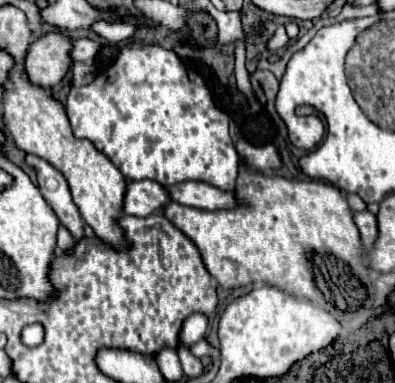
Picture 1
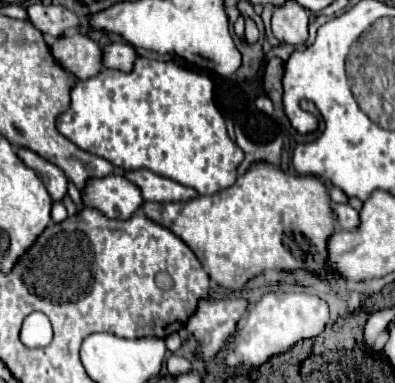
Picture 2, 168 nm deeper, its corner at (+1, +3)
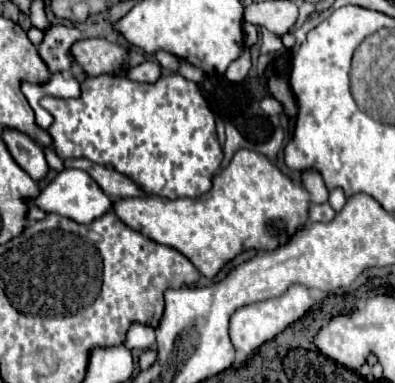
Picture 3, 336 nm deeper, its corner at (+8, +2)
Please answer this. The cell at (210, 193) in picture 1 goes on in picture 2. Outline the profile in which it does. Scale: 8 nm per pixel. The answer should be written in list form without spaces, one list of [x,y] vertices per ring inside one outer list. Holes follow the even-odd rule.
[[[135,170],[125,174],[131,182],[139,184],[143,198],[153,200],[153,202],[187,202],[197,198],[197,190],[183,186],[171,178],[159,176],[151,170]]]

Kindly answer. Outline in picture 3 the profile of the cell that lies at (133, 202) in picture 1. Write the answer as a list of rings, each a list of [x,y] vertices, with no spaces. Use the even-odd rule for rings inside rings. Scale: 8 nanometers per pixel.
[[[62,169],[44,189],[40,189],[38,197],[26,199],[26,201],[40,207],[46,213],[58,213],[68,219],[74,219],[76,223],[94,221],[96,217],[100,217],[108,209],[112,209],[112,199],[104,197],[104,193],[100,193],[100,187],[96,185],[96,181],[92,181],[92,177],[88,177],[88,173],[84,173],[80,169]]]

